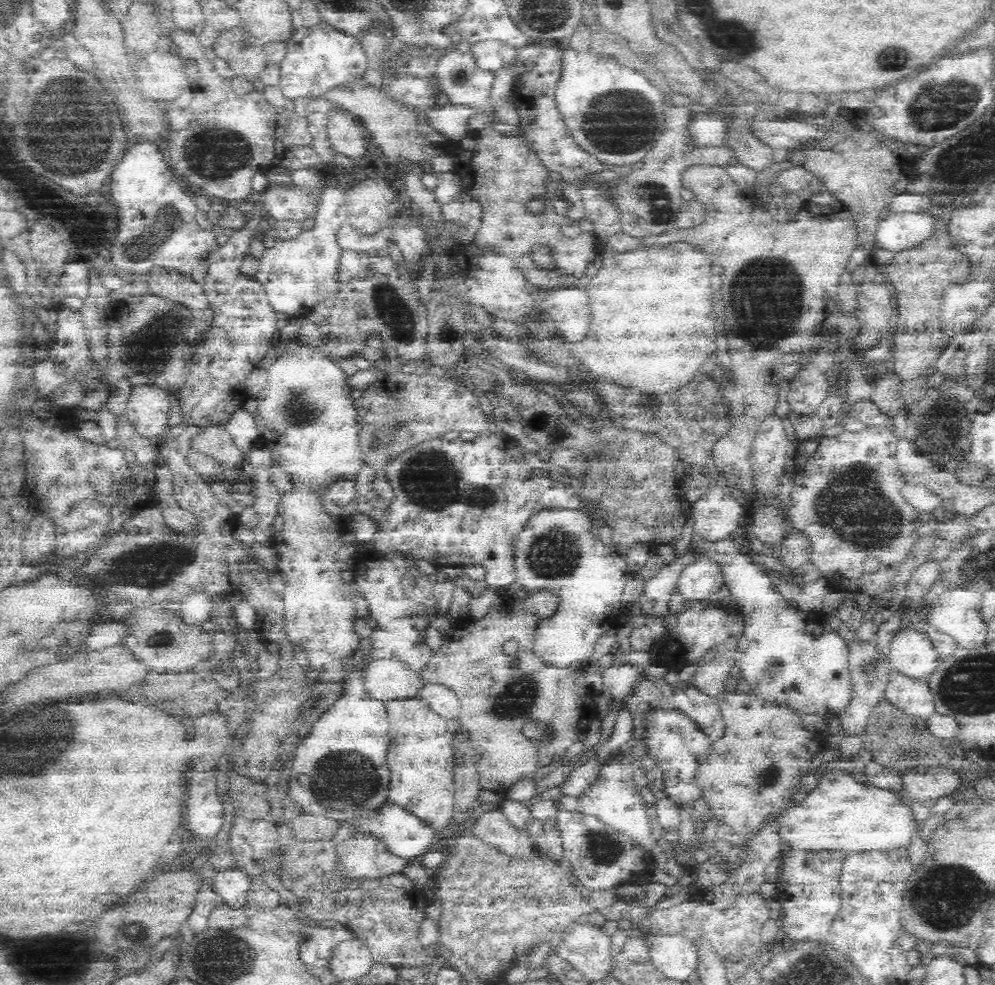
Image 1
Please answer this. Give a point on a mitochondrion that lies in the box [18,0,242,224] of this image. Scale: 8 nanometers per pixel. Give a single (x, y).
(69, 138)

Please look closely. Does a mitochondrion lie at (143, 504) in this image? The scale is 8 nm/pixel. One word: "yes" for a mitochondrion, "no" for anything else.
no

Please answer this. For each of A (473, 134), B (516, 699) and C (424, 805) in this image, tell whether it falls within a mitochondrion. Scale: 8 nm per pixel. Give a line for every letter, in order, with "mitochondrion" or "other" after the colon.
A: other
B: mitochondrion
C: other

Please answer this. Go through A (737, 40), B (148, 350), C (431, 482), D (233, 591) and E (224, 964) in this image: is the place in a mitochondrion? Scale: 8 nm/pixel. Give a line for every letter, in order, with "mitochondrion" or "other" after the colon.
A: mitochondrion
B: mitochondrion
C: mitochondrion
D: other
E: mitochondrion

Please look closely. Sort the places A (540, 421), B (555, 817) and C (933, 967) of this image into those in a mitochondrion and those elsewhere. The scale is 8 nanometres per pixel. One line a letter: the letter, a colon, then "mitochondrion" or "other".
A: mitochondrion
B: other
C: other

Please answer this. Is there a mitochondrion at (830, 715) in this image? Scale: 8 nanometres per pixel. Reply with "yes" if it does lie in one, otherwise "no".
no

